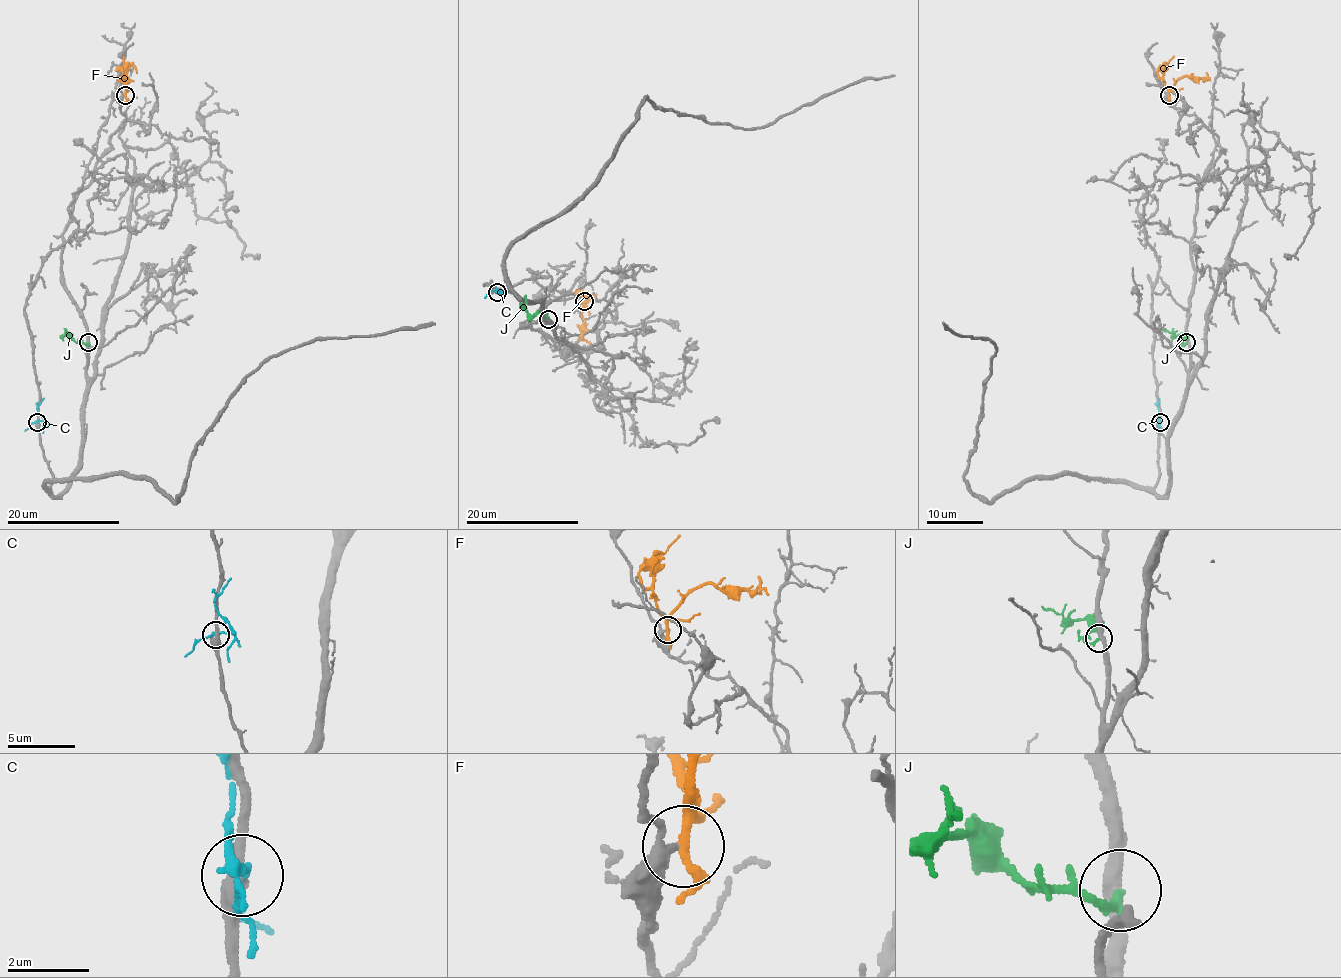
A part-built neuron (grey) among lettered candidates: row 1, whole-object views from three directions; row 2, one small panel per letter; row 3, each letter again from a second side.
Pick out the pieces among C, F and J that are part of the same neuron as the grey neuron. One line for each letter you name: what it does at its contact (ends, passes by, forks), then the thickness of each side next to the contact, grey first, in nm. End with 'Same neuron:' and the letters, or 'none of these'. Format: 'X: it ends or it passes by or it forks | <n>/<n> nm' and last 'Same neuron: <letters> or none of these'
Same neuron: none of these

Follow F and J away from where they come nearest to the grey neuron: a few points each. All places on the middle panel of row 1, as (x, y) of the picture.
F: (585, 301), (582, 336), (590, 343)
J: (548, 319), (543, 314), (530, 315), (527, 312), (526, 295)

